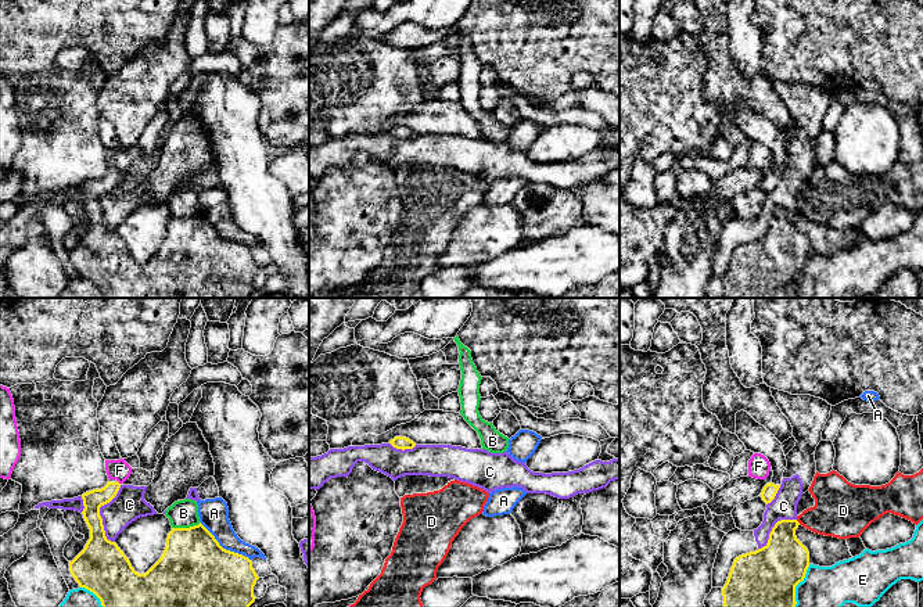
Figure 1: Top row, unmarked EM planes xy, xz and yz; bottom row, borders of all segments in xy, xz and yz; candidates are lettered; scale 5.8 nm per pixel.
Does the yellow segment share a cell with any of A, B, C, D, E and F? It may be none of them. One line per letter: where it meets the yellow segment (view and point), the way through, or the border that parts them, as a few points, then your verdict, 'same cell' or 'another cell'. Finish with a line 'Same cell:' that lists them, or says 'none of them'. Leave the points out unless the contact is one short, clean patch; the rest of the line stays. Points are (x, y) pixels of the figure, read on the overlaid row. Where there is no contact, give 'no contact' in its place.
A: meets yellow in xy at (222, 548); border along xy (200, 521), (223, 548), (241, 553), (250, 560); another cell
B: meets yellow in xy at (186, 528); another cell
C: meets yellow in xy at (99, 513); border along xy (121, 485), (118, 492), (100, 507), (104, 535), (111, 542); another cell
D: meets yellow in yz at (798, 523); border along yz (796, 520), (800, 524); another cell
E: meets yellow in yz at (797, 584); another cell
F: meets yellow in xy at (118, 482); border along xy (117, 480), (119, 484); another cell
Same cell: none of them

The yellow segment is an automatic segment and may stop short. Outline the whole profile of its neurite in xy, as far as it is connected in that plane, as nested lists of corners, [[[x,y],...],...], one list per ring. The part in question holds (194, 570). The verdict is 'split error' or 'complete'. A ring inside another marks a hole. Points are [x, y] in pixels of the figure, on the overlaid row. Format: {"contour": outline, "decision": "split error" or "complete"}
{"contour": [[[108,481],[104,488],[82,495],[82,514],[90,529],[90,539],[69,561],[75,581],[93,592],[103,607],[249,607],[255,601],[254,586],[259,577],[252,561],[223,549],[201,522],[190,528],[172,528],[161,558],[146,574],[136,572],[118,545],[107,539],[100,516],[100,507],[109,503],[119,488],[118,481]]], "decision": "complete"}

